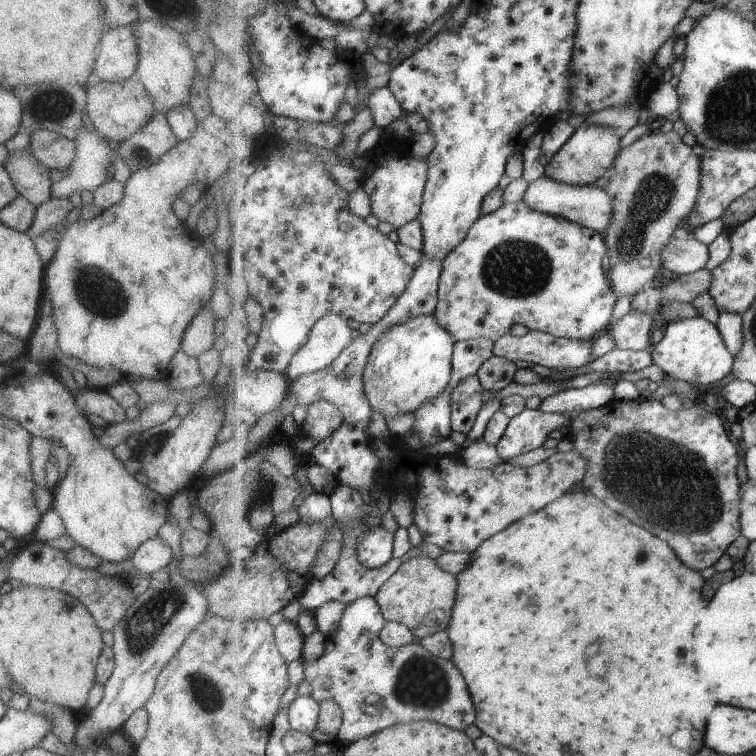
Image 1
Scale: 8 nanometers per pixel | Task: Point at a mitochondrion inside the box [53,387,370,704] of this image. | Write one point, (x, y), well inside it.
(146, 625)

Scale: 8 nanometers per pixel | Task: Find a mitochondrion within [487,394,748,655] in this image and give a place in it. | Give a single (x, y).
(629, 463)

